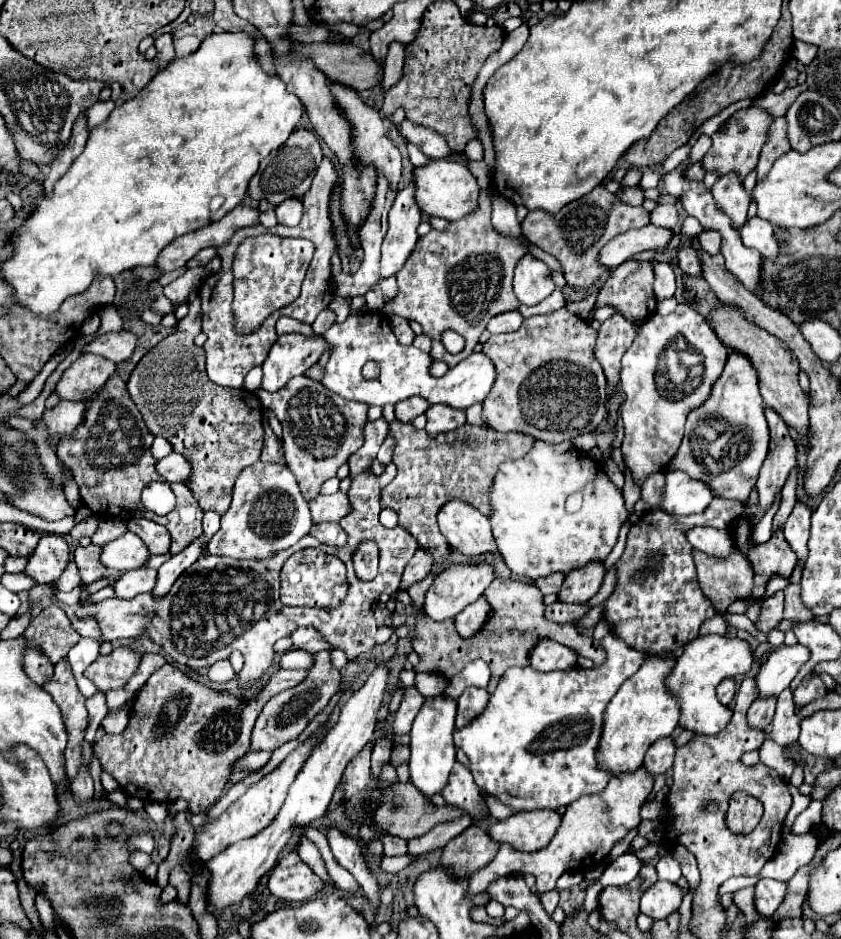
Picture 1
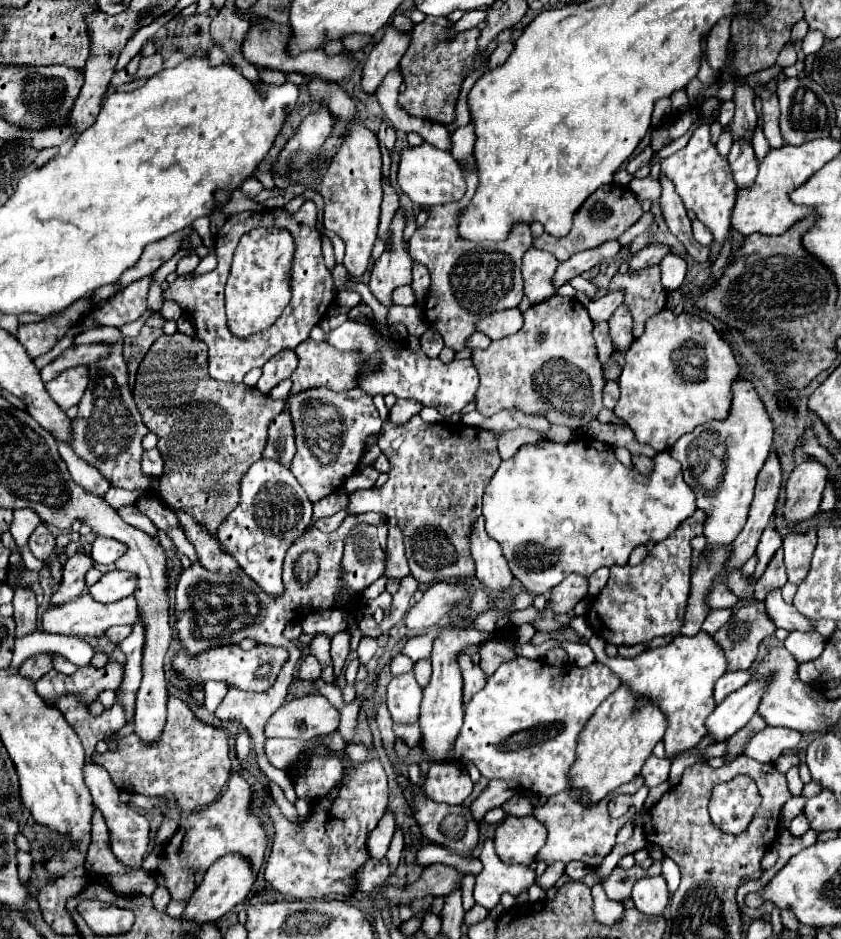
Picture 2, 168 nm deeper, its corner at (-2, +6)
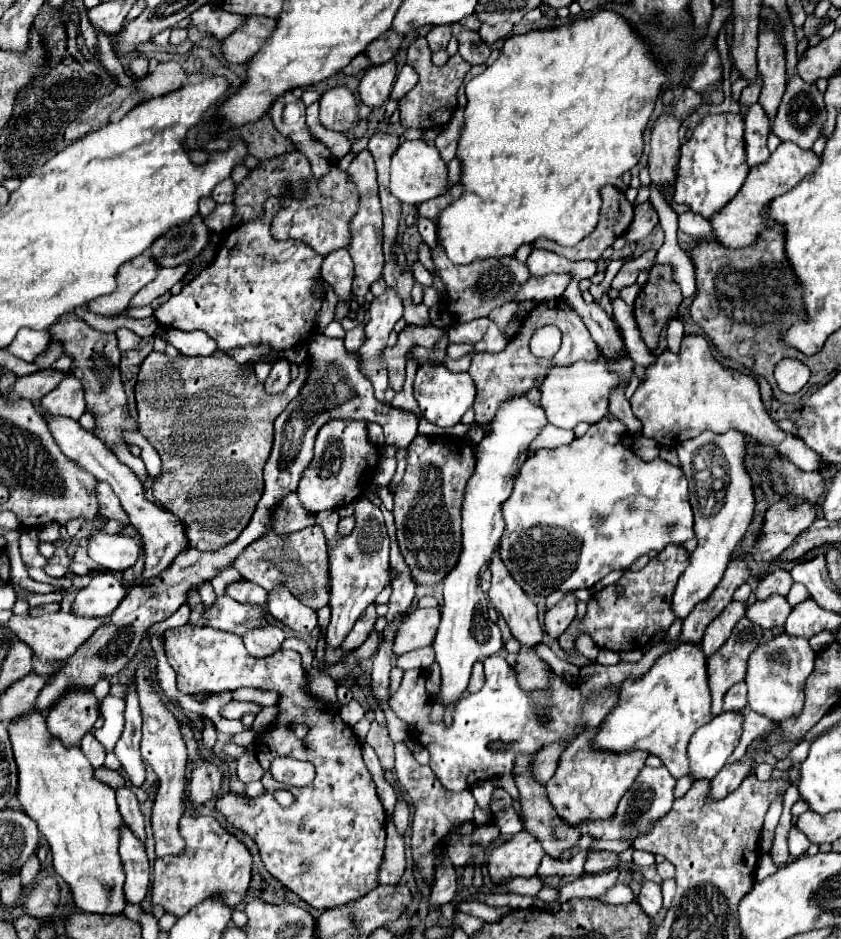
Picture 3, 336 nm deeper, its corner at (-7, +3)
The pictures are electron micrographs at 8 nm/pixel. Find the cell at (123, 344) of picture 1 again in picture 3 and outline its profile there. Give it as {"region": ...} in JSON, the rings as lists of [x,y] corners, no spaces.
{"region":[[[39,370],[35,374],[23,376],[15,382],[15,386],[9,390],[9,400],[19,400],[19,398],[27,398],[27,400],[39,400],[45,394],[49,394],[63,378],[67,378],[71,372],[63,372],[63,370]]]}

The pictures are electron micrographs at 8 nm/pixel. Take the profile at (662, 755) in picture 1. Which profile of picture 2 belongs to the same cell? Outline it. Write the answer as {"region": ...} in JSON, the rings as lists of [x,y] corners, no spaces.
{"region":[[[650,755],[648,761],[644,763],[640,775],[642,775],[646,787],[654,787],[654,785],[664,783],[668,779],[668,773],[670,773],[670,761]]]}

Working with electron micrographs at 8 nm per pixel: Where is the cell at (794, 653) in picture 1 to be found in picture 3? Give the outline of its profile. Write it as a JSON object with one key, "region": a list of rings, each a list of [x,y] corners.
{"region":[[[735,710],[721,712],[693,734],[689,742],[689,774],[695,780],[715,778],[739,744],[743,718],[745,716]]]}

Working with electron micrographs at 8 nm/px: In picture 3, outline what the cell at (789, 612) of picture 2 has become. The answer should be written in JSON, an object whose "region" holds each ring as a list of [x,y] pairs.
{"region":[[[769,596],[769,600],[755,602],[747,606],[747,618],[761,624],[765,630],[781,630],[785,626],[787,616],[791,614],[791,606],[783,596]]]}

